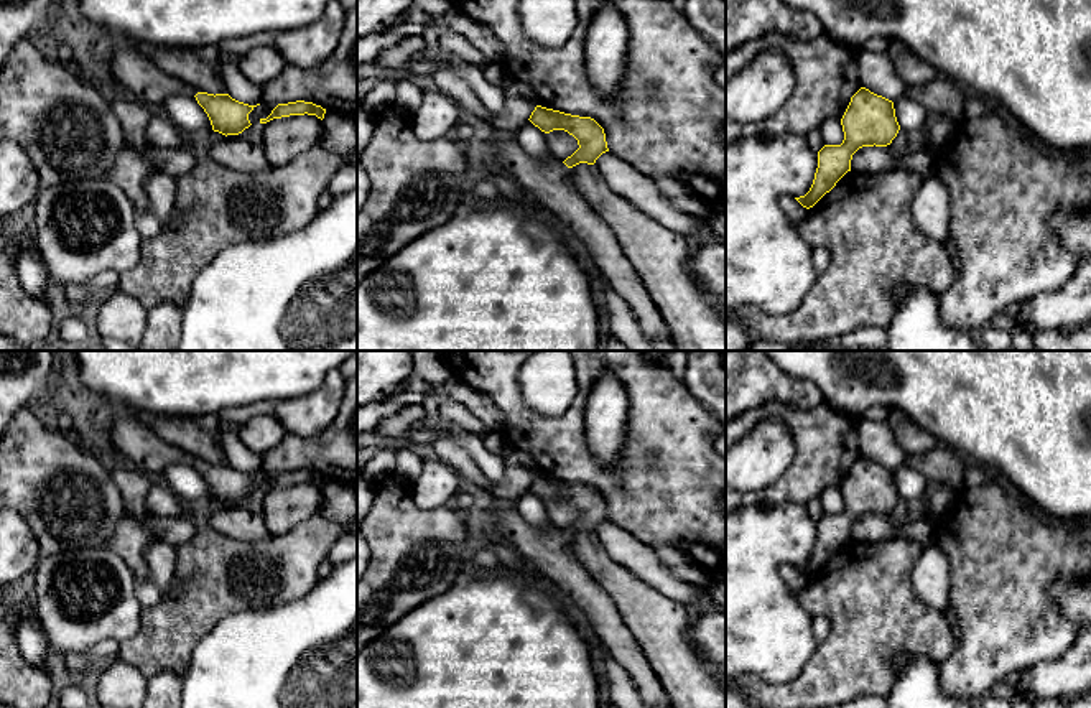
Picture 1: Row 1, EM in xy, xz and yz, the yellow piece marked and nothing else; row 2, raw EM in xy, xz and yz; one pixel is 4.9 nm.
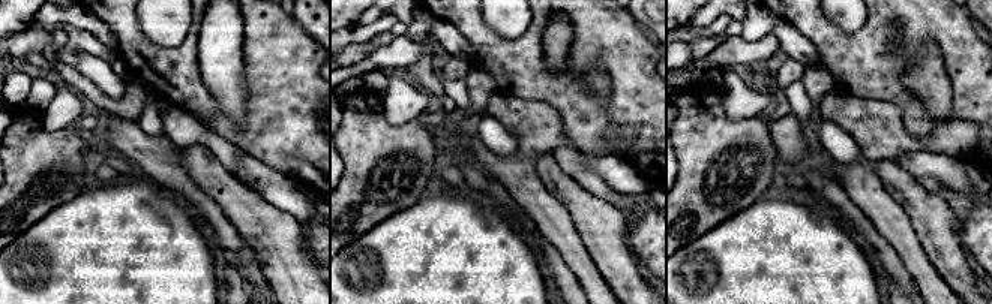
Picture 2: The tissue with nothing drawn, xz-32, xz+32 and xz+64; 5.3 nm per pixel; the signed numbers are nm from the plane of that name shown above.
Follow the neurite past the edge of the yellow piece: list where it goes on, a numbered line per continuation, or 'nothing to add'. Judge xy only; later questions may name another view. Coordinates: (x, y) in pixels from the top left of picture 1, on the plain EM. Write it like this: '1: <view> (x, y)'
1: xy (135, 443)

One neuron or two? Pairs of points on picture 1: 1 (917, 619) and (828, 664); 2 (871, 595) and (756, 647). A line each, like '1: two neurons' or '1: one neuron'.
1: one neuron
2: two neurons

